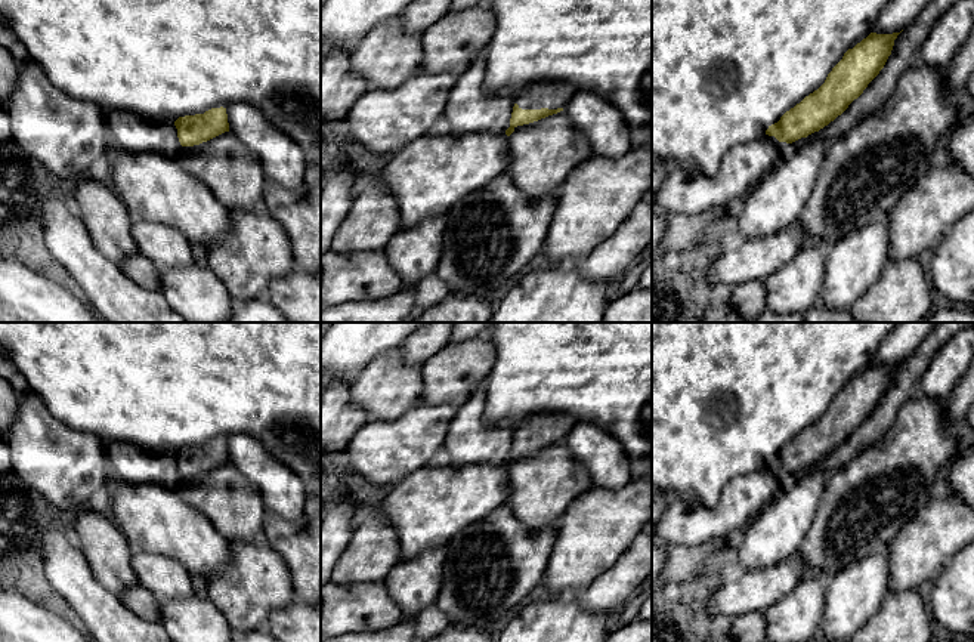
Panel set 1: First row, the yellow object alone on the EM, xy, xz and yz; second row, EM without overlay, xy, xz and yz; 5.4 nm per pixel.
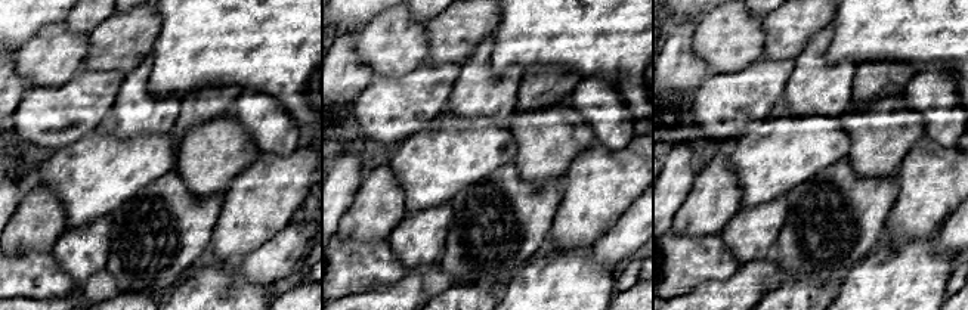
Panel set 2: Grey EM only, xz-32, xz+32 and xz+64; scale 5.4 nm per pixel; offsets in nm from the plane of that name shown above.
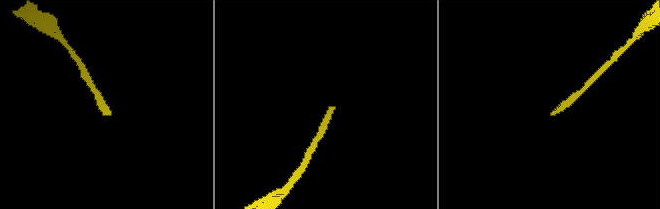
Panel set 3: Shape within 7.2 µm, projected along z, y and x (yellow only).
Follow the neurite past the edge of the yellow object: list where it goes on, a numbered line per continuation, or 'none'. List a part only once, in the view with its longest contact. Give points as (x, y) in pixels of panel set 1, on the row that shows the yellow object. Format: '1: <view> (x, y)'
1: xz (550, 95)

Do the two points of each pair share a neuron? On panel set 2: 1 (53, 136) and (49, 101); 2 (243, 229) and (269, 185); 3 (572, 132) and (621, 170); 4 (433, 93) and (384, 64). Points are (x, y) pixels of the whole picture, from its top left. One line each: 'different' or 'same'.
1: same
2: same
3: different
4: different

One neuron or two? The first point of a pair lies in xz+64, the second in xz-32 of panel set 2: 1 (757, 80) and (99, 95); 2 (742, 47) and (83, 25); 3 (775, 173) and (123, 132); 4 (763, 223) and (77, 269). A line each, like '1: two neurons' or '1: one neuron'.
1: one neuron
2: two neurons
3: two neurons
4: one neuron

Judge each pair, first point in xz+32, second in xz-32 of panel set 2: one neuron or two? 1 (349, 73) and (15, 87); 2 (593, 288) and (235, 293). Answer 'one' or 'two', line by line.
1: one
2: one

